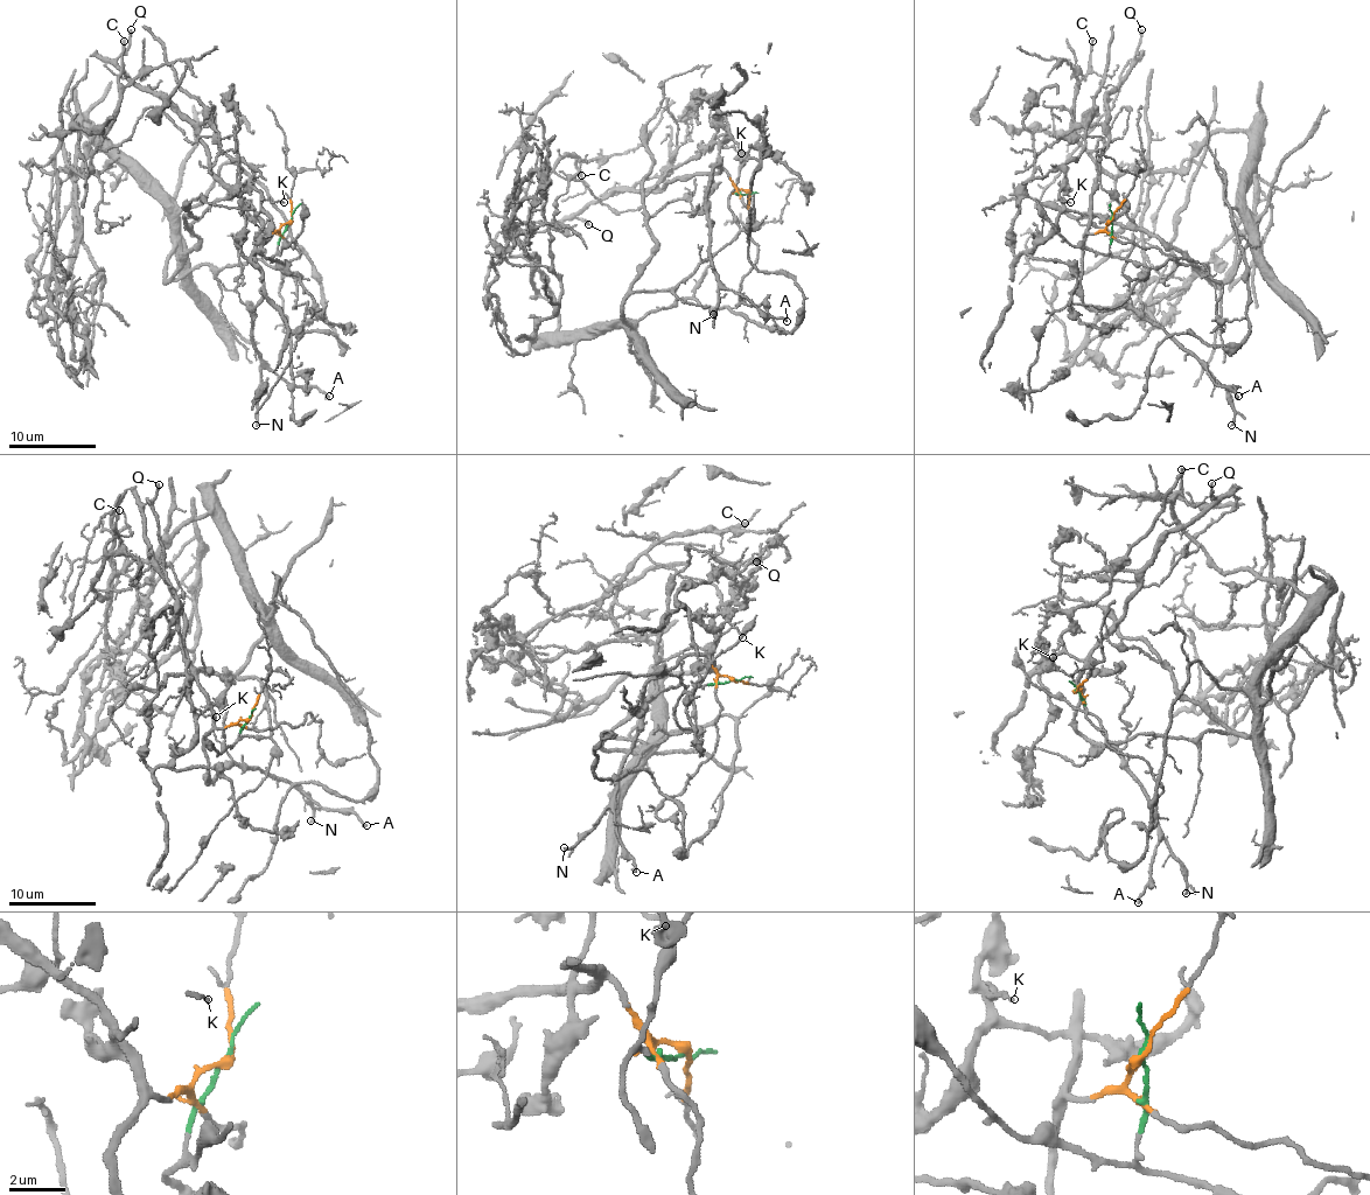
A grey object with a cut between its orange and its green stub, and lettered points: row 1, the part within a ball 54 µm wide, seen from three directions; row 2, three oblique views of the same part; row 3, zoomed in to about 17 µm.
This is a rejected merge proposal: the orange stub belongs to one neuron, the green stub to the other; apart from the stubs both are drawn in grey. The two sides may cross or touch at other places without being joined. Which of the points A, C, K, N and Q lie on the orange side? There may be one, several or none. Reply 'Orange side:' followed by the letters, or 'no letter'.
Orange side: A, K, N, Q

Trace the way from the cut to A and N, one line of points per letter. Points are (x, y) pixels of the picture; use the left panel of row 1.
A: (291, 219), (256, 250), (261, 274), (261, 298), (249, 307), (256, 350), (291, 384), (329, 397)
N: (291, 219), (256, 250), (261, 274), (261, 298), (249, 307), (259, 360), (256, 425)

